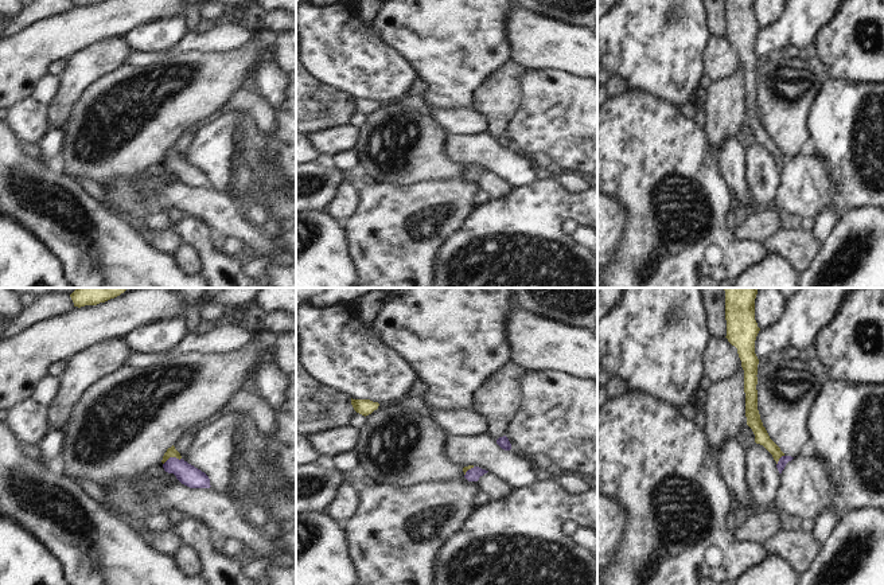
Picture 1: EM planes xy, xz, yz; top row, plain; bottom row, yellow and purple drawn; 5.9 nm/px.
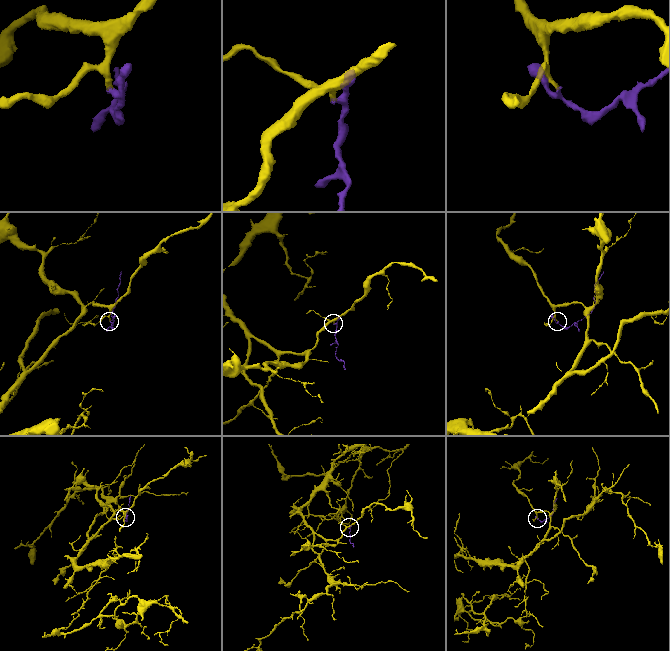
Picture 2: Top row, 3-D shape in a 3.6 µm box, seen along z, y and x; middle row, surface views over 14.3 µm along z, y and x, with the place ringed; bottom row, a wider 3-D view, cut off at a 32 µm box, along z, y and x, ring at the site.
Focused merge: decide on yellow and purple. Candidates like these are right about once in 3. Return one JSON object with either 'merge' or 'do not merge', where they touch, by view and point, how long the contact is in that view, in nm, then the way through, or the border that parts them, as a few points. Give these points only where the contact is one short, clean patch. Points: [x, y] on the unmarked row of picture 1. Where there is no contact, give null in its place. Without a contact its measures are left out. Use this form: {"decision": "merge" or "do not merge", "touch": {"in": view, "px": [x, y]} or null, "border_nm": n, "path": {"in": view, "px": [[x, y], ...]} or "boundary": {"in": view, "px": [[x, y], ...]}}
{"decision": "merge", "touch": {"in": "xy", "px": [171, 155]}, "border_nm": 120, "path": {"in": "xy", "px": [[171, 151], [171, 155], [186, 172]]}}

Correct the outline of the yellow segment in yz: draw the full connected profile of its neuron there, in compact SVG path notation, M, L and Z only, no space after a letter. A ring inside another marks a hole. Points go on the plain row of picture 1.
M725 0L727 38L737 47L744 69L747 124L755 133L755 141L763 144L776 160L779 172L794 156L786 155L770 137L758 109L758 63L755 39L760 30L755 19L755 0Z

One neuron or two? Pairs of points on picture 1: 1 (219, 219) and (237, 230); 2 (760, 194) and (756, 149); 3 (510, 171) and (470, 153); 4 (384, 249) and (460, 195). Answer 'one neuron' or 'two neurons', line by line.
1: one neuron
2: one neuron
3: one neuron
4: one neuron

